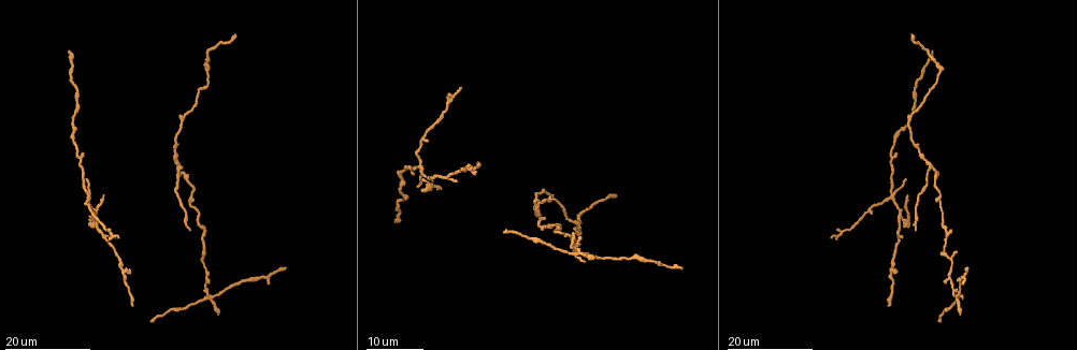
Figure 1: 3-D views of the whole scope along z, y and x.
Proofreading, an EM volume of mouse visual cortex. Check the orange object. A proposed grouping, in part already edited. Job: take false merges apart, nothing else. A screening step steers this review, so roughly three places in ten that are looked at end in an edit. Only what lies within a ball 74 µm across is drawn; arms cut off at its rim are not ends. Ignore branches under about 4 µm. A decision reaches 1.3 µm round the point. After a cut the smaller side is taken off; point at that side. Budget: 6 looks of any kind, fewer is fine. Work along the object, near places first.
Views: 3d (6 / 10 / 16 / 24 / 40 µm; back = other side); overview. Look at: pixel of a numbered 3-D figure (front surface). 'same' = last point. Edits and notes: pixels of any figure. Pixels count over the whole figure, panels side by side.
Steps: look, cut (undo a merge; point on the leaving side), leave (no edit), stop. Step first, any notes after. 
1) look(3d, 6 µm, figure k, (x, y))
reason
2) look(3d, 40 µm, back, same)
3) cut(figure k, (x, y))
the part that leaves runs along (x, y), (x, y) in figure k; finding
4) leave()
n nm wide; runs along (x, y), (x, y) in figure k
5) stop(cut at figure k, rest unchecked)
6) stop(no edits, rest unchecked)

look(3d, 16 µm, figure 1, (929, 167))
branch point

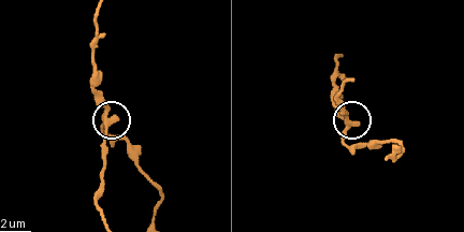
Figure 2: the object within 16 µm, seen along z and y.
look(3d, 10 µm, figure 2, (106, 113))

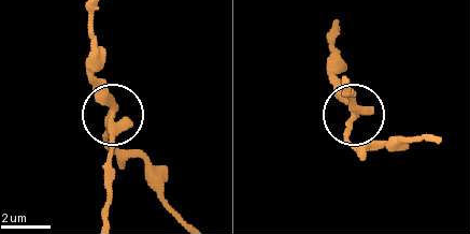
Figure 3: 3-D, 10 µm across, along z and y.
cut(figure 3, (111, 160))
300 nm wide; two cells meet here

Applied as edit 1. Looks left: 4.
look(3d, 24 µm, figure 1, (88, 197))
four arms meet

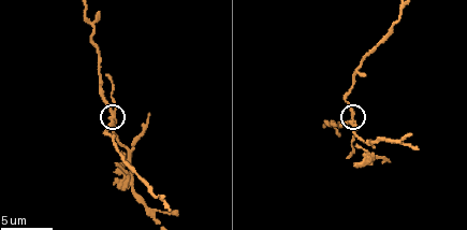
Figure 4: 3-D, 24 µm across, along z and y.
look(3d, 6 µm, figure 4, (353, 125))

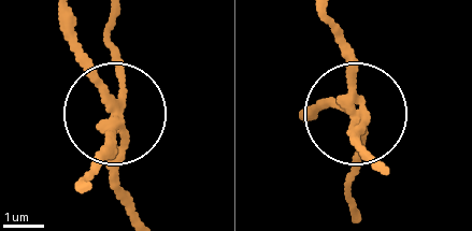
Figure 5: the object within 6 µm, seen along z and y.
cut(figure 5, (106, 147))
side arm 21 µm; the part that leaves runs along (114, 121), (87, 176) in figure 5; two cells meet here

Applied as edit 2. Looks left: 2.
stop(cut at figure 3, cut at figure 5, rest unchecked)

